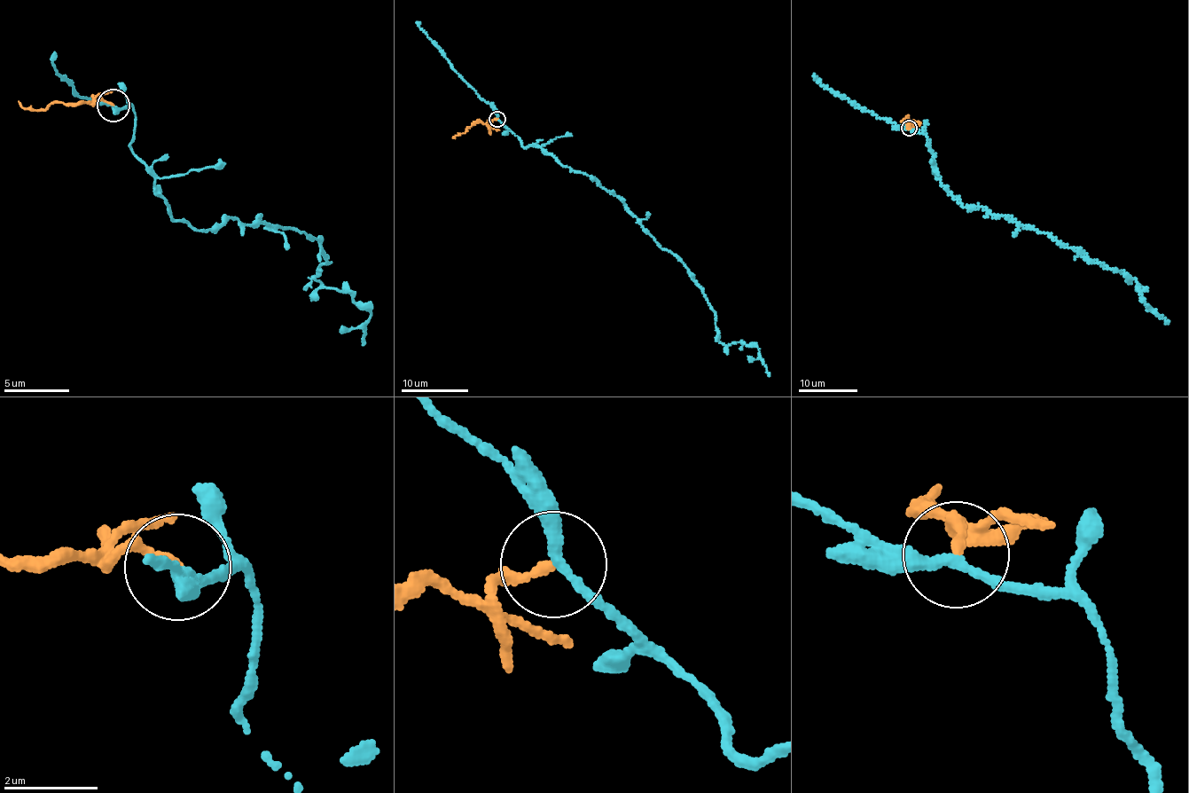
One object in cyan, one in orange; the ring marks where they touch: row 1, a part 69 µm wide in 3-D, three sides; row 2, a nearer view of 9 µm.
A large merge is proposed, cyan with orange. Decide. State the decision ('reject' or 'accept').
reject

